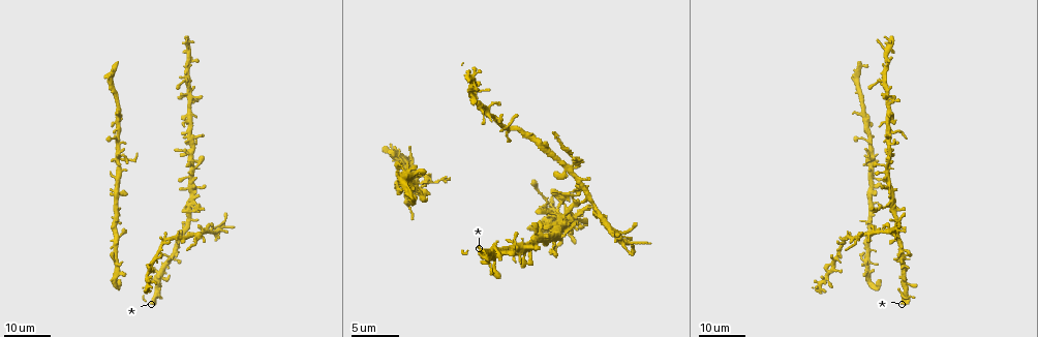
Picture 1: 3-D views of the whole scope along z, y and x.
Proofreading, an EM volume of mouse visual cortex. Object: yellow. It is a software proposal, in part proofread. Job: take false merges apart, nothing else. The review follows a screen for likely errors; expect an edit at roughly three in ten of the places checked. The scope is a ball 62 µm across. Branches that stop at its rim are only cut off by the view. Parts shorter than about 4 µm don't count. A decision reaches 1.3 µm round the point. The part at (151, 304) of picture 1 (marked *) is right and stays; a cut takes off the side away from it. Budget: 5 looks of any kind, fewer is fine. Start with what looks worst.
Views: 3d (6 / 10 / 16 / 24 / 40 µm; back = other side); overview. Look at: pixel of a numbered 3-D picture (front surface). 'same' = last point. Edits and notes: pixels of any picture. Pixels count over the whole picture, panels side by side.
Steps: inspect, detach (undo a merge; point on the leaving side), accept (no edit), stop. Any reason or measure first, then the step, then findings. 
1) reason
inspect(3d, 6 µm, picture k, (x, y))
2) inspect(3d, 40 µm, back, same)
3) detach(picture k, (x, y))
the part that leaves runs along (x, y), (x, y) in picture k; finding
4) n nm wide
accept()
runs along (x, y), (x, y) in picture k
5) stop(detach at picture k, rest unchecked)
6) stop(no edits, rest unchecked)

a fork
inspect(3d, 16 µm, picture 1, (874, 159))

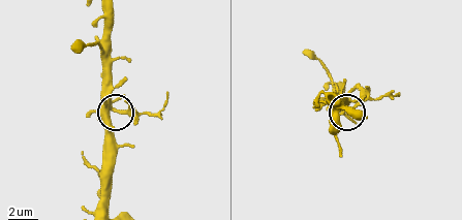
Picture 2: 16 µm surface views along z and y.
inspect(3d, 6 µm, picture 2, (115, 107))

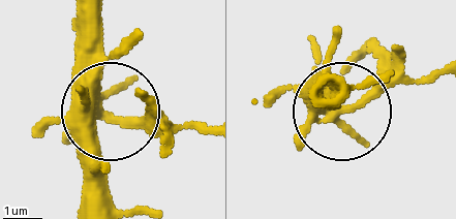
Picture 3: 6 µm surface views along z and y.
340 nm wide
accept()
runs along (326, 99), (345, 105), (431, 72) in picture 3; one neuron here

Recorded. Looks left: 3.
inspect(3d, 24 µm, picture 1, (878, 207))

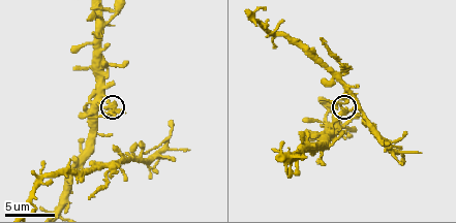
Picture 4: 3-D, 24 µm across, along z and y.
inspect(3d, 6 µm, picture 4, (341, 108))

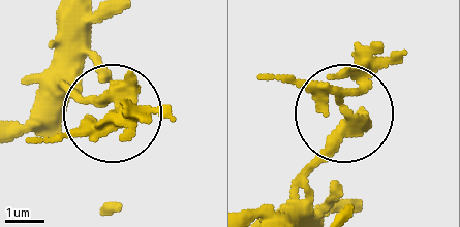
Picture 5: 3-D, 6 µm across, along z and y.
4 arms
detach(picture 5, (130, 105))
the part that leaves runs along (356, 124), (264, 74) in picture 5; two neurons meet here

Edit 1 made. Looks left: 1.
four or more arms meet
inspect(3d, 16 µm, picture 4, (367, 118))

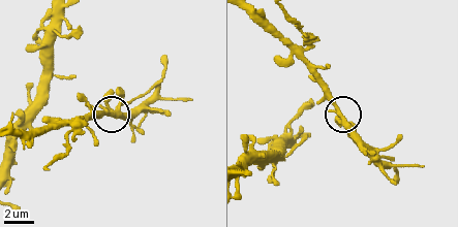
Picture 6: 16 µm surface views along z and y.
4 arms
accept()
continuous, no second neuron

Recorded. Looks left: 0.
stop(detach at picture 5, rest unchecked)

